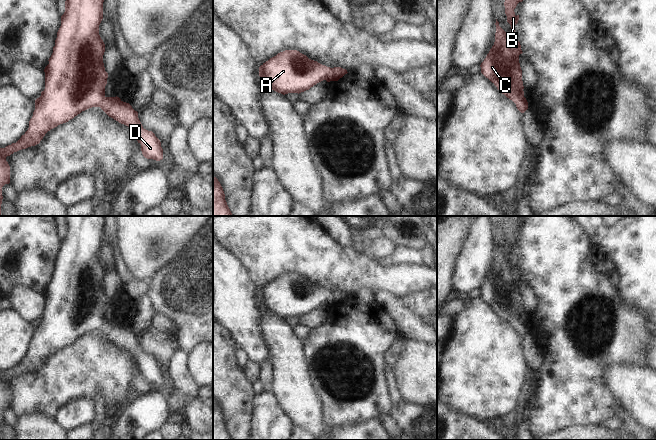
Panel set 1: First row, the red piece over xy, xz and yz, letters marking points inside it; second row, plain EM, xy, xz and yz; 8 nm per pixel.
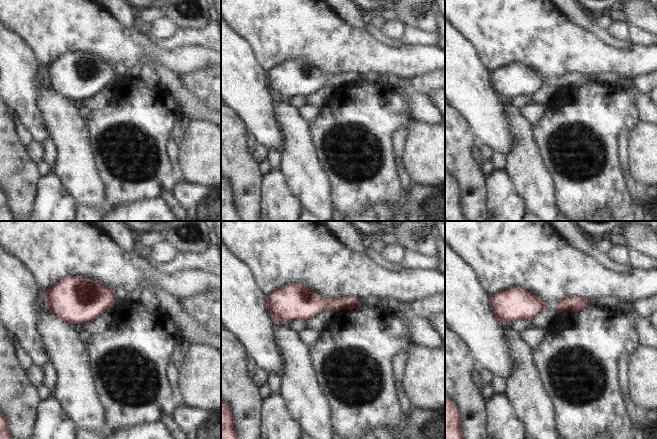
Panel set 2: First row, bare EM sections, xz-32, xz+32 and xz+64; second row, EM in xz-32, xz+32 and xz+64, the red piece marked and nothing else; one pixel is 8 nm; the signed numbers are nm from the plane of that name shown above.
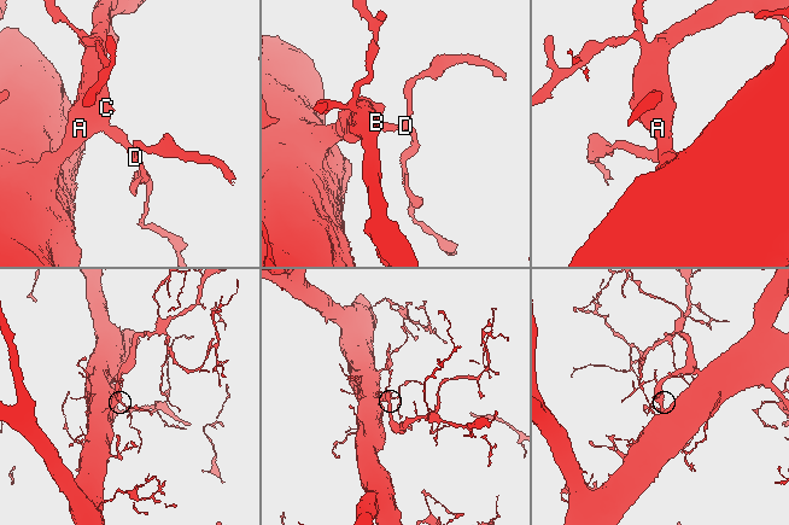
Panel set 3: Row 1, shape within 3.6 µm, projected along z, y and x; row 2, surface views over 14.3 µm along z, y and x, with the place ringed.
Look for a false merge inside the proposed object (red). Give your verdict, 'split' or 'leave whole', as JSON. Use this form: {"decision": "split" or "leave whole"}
{"decision": "leave whole"}

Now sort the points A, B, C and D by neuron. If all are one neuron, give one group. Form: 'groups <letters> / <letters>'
groups A B C D

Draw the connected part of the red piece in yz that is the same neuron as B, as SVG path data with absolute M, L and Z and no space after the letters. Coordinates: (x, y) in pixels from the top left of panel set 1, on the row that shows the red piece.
M505 0L505 14L511 25L511 32L507 34L496 19L495 42L484 61L481 63L481 73L488 78L497 89L512 100L517 109L524 113L528 109L528 102L524 97L522 70L519 55L522 54L521 45L515 35L515 25L519 15L514 9L523 0Z

